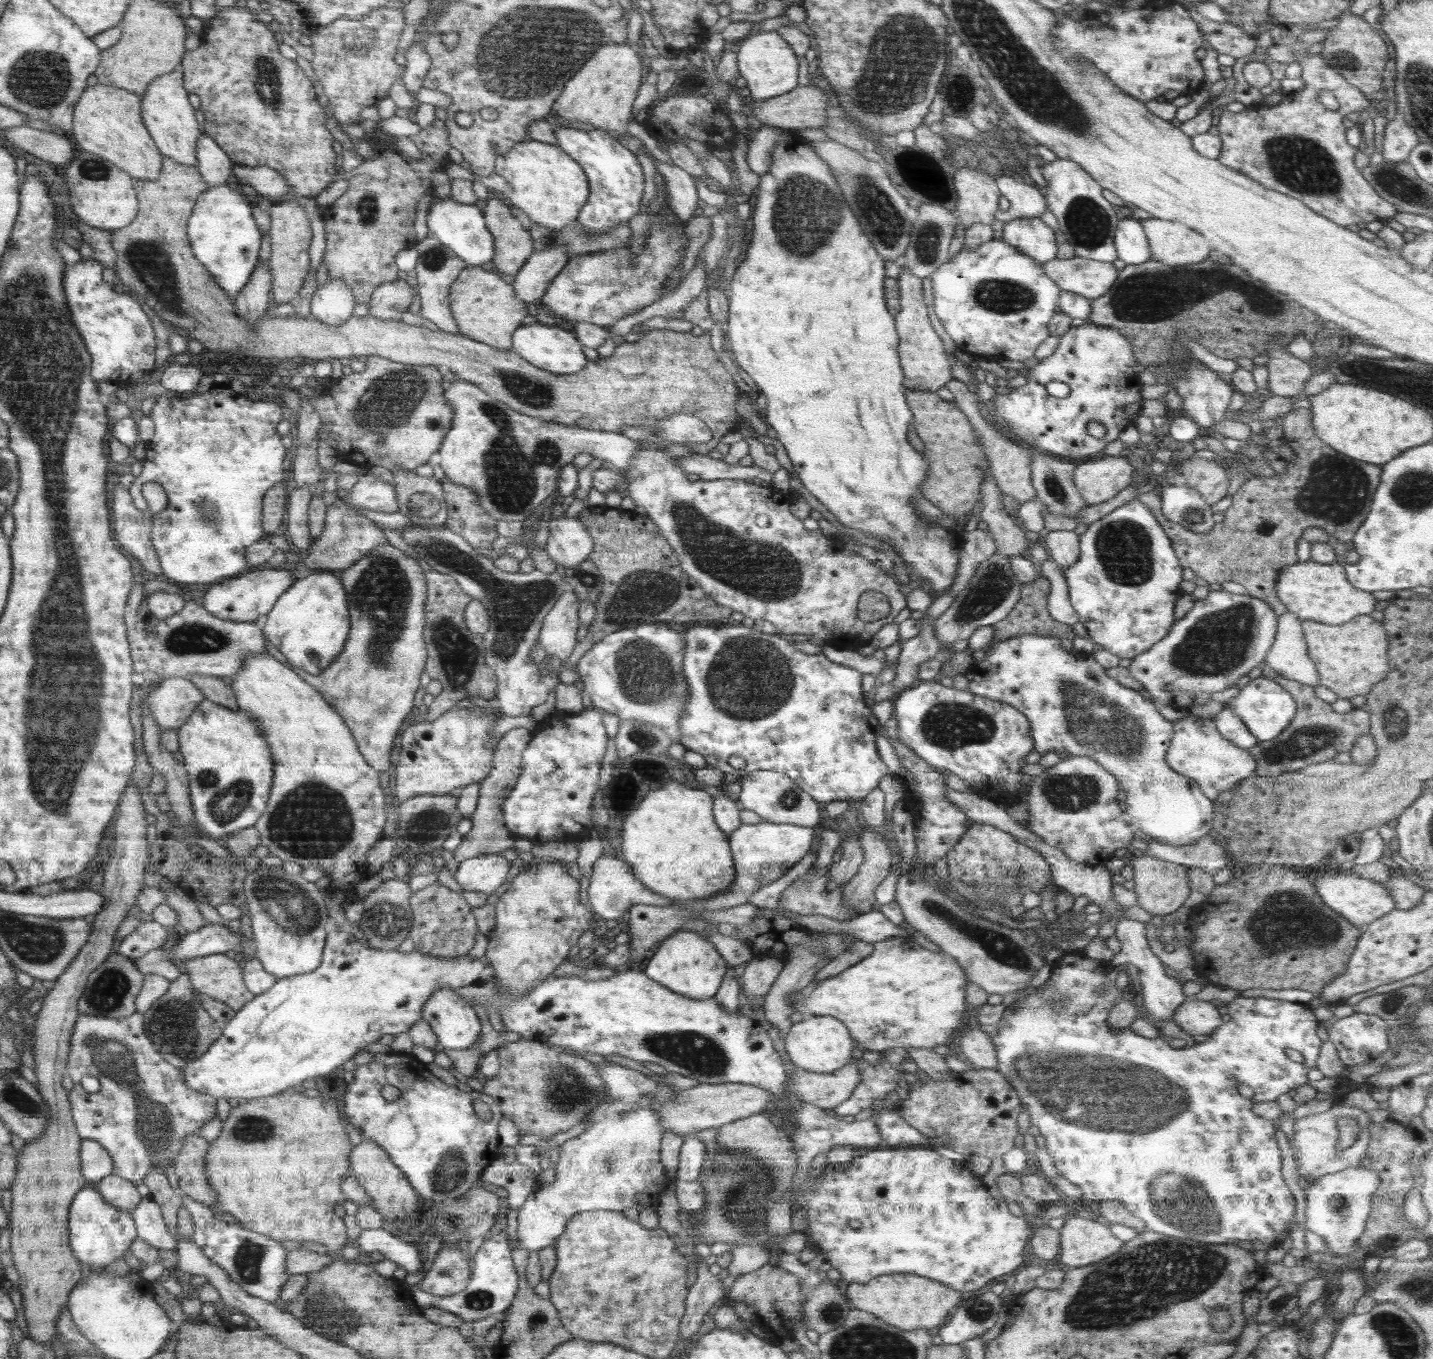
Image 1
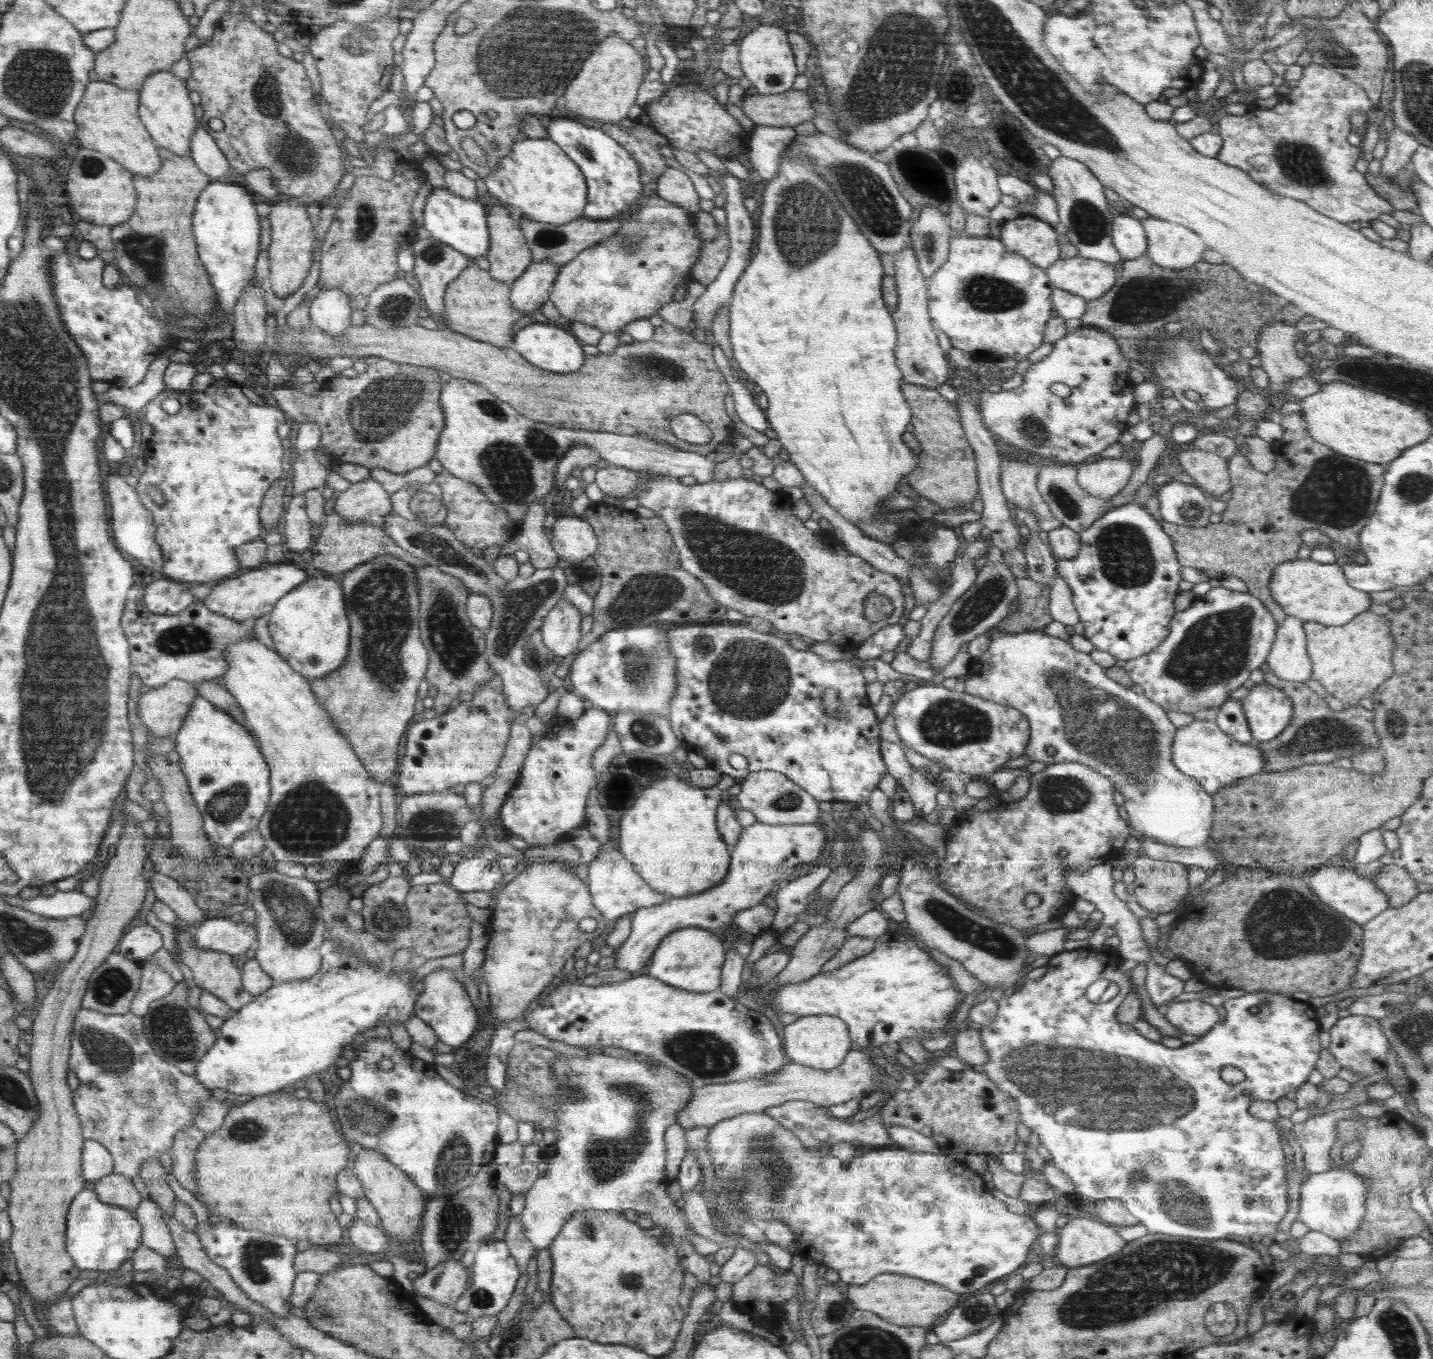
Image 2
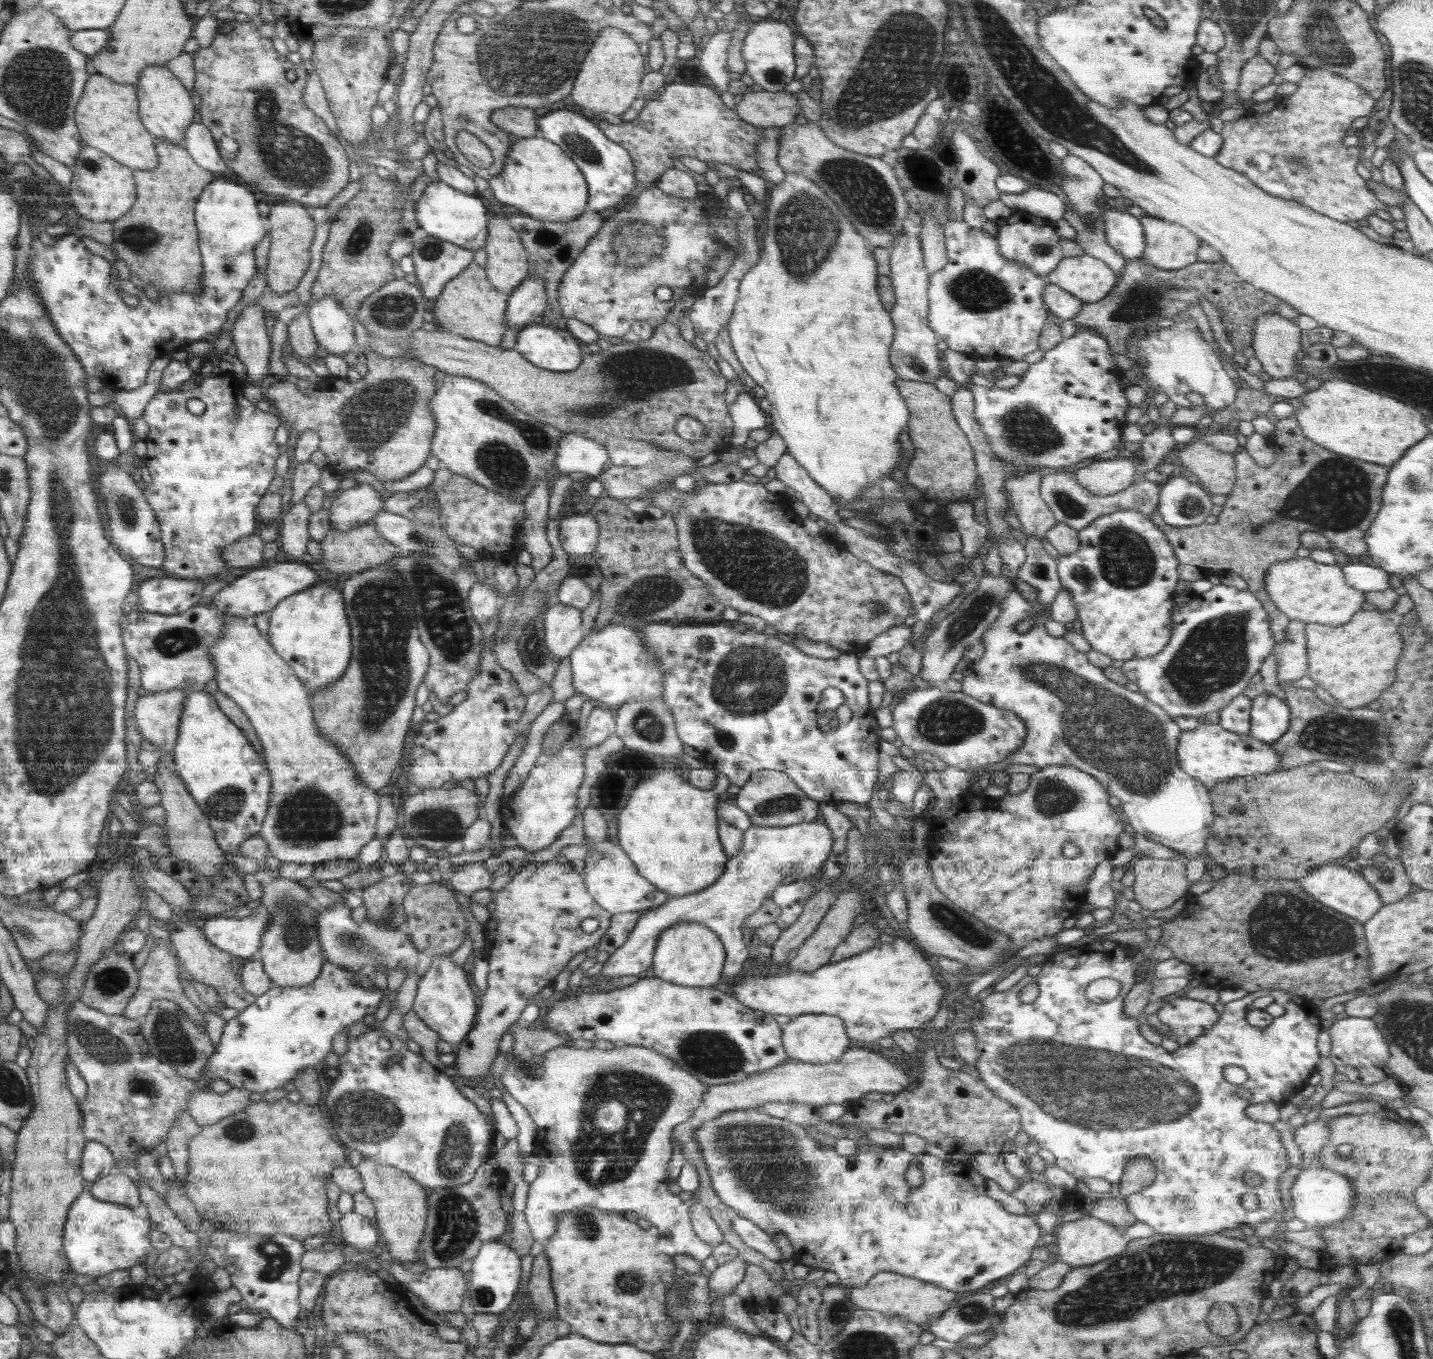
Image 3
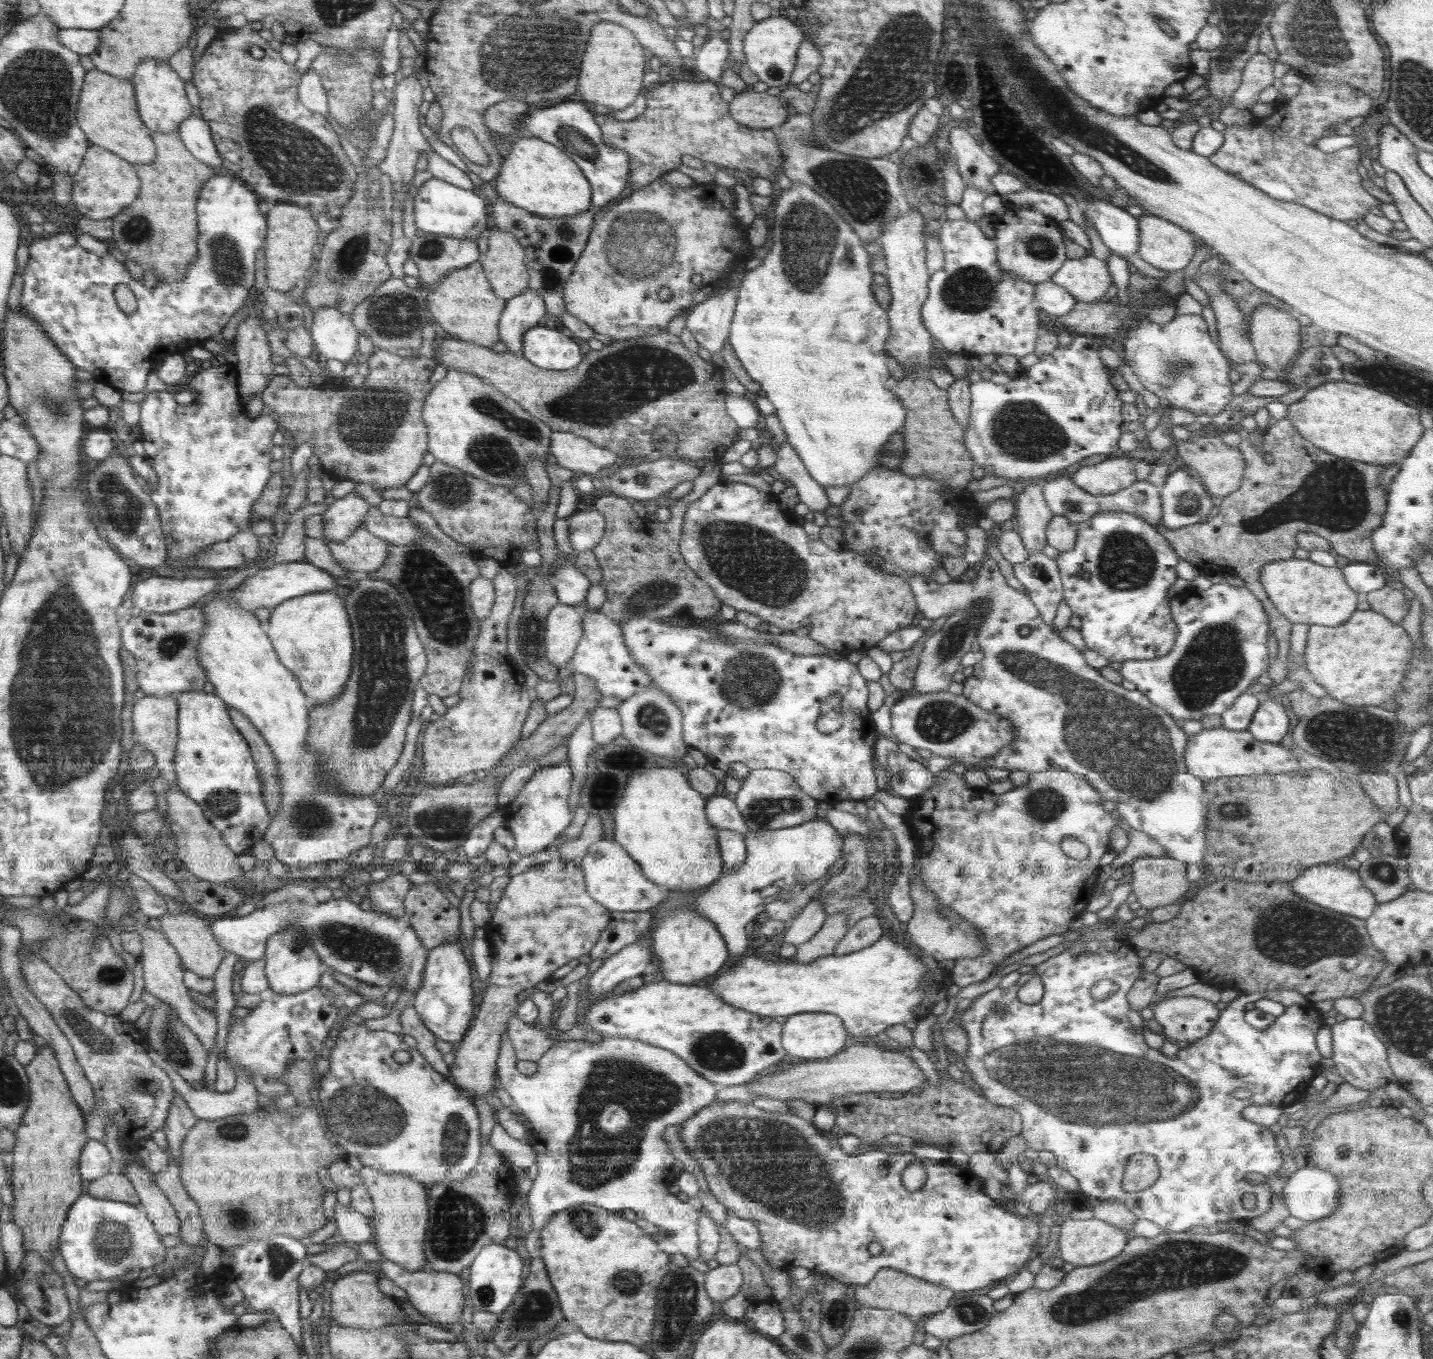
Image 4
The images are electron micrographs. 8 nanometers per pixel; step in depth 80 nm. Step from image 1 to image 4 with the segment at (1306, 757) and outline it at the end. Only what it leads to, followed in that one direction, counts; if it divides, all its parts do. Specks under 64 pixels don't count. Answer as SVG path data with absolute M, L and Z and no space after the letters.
M1301 688L1287 695L1292 712L1298 719L1292 733L1292 742L1300 750L1333 763L1340 770L1340 774L1352 778L1364 771L1392 776L1401 773L1411 734L1406 732L1404 726L1400 726L1394 712L1380 706L1348 706L1329 696L1314 697Z

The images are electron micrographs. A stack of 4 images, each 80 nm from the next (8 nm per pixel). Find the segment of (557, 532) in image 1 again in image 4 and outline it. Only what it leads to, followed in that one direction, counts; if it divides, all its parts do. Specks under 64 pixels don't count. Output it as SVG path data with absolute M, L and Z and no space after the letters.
M580 508L567 518L574 553L592 550L603 537L605 518L596 510Z

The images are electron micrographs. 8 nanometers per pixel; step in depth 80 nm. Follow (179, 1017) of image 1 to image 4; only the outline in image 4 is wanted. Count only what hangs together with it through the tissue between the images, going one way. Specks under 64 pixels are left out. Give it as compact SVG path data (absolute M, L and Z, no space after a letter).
M154 995L142 996L145 1004L152 1004L154 1012L150 1017L148 1025L148 1034L145 1038L148 1040L149 1046L158 1051L158 1054L172 1066L172 1068L189 1084L198 1084L204 1078L204 1068L208 1062L208 1052L204 1045L198 1040L198 1037L179 1019L169 1020L167 1016L172 1007Z

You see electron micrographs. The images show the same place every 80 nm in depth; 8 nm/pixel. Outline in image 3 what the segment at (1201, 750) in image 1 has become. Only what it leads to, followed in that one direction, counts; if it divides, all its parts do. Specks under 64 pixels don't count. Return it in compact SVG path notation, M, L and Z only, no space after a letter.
M1208 721L1200 723L1195 730L1182 732L1178 737L1176 752L1176 760L1182 771L1196 778L1208 790L1224 780L1280 771L1281 756L1268 743L1260 742L1250 735L1240 736L1223 730L1218 724Z

